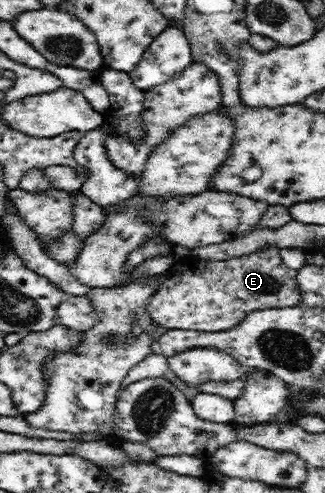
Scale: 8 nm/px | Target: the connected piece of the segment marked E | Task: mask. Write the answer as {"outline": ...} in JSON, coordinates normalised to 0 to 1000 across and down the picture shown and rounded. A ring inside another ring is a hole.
{"outline":[[[849,503],[797,507],[760,521],[717,523],[705,529],[640,529],[628,554],[597,552],[585,529],[535,529],[535,535],[508,554],[508,568],[483,588],[455,604],[449,633],[477,655],[514,665],[554,665],[575,669],[674,673],[732,661],[760,643],[760,637],[791,629],[871,627],[920,621],[929,596],[914,580],[908,546],[874,538]]]}

